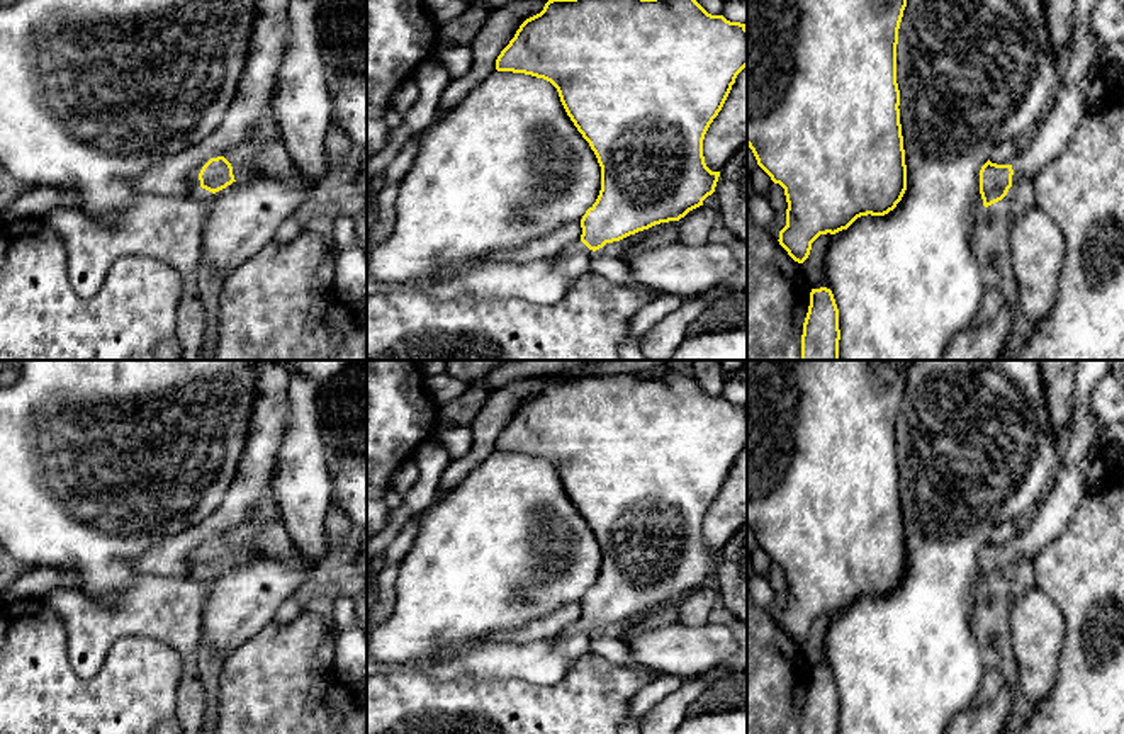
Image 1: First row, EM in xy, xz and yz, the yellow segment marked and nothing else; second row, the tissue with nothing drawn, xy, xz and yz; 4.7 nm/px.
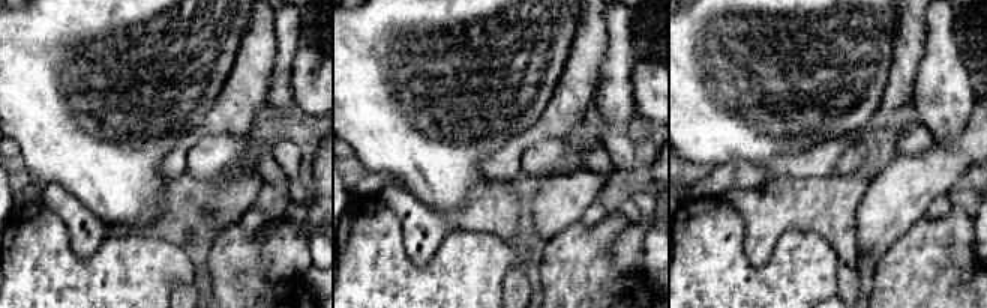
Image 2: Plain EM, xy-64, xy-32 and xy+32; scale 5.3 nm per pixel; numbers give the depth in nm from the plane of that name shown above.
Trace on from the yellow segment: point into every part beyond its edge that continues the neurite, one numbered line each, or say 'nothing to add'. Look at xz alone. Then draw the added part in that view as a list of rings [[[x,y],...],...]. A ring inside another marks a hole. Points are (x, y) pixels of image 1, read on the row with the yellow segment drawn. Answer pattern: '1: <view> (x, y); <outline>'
1: xz (545, 282); [[[582,241],[565,246],[548,260],[526,263],[481,262],[443,270],[428,296],[450,301],[462,296],[479,299],[518,297],[535,304],[559,302],[569,289],[591,274],[593,250]]]

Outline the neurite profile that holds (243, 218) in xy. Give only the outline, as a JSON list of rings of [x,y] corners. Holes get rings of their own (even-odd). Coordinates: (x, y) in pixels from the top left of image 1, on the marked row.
[[[297,167],[284,180],[258,175],[236,180],[212,195],[209,214],[202,228],[202,274],[221,284],[243,262],[273,243],[278,226],[306,202],[316,184]]]

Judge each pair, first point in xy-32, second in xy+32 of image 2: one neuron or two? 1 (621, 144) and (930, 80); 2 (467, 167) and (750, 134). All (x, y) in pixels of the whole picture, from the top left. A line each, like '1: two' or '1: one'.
1: one
2: one

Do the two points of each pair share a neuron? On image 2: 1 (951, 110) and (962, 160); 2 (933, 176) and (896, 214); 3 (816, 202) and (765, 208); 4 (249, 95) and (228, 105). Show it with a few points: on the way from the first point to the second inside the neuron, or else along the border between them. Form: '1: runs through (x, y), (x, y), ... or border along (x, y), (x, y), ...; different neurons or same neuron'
1: border along (971, 110), (963, 131), (956, 138), (936, 141); different neurons
2: runs through (924, 185), (905, 205); same neuron
3: runs through (804, 203), (777, 206); same neuron
4: runs through (245, 96), (233, 105); same neuron

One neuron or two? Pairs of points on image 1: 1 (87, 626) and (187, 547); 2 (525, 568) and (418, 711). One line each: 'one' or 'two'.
1: two
2: two

